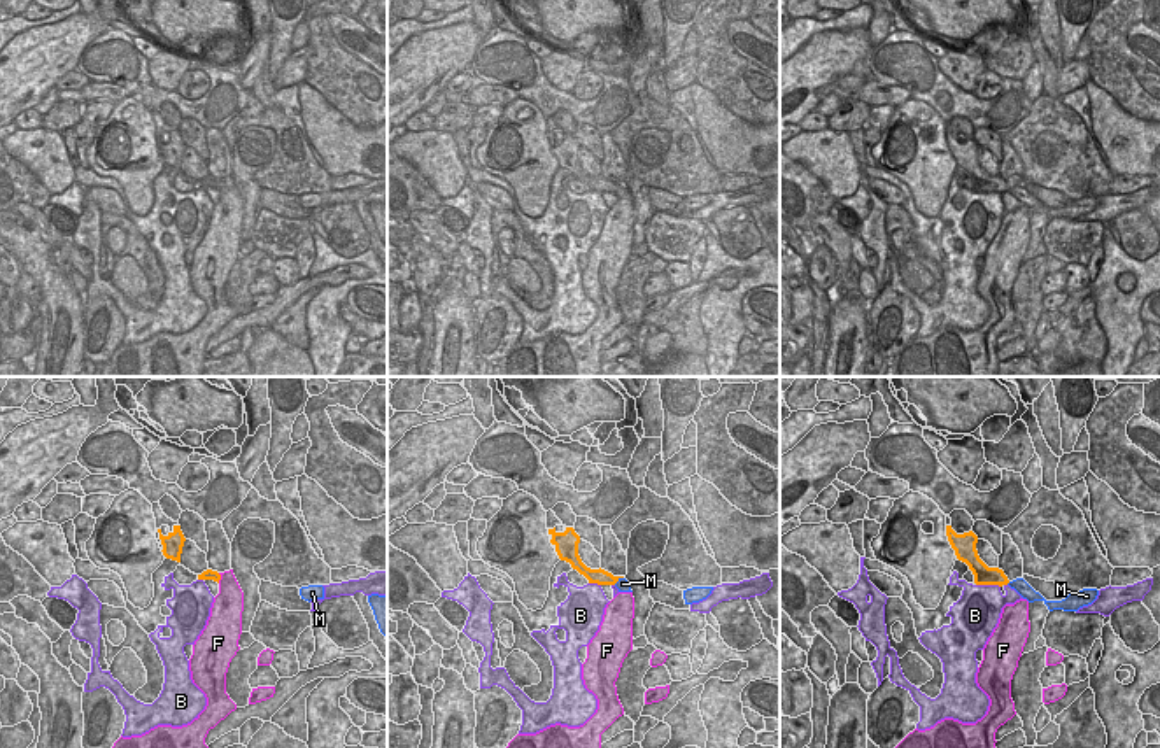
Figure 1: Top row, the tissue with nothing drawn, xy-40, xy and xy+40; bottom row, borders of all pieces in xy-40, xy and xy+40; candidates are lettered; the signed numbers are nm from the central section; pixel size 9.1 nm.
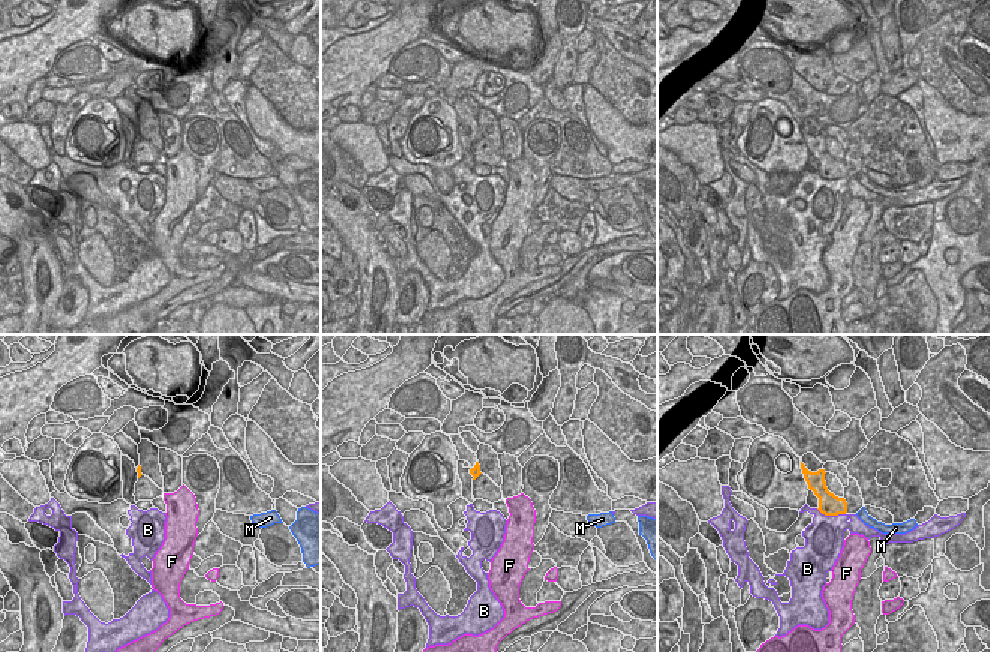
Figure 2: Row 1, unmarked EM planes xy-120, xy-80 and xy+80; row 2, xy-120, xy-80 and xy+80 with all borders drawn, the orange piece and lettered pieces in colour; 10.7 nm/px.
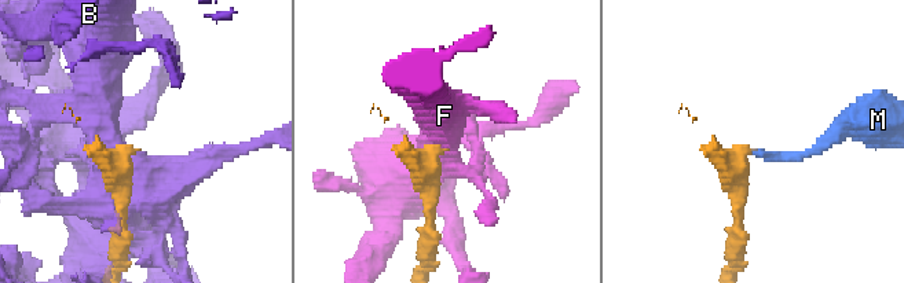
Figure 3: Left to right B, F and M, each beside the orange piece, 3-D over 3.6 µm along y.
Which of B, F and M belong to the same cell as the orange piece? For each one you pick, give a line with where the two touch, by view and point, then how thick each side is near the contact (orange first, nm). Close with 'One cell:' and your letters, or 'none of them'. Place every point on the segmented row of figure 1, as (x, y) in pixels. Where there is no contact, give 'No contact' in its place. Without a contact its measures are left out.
M: Touches orange at xy (617, 580). Thickness 140 nm (orange) against 120 nm
One cell: M.

